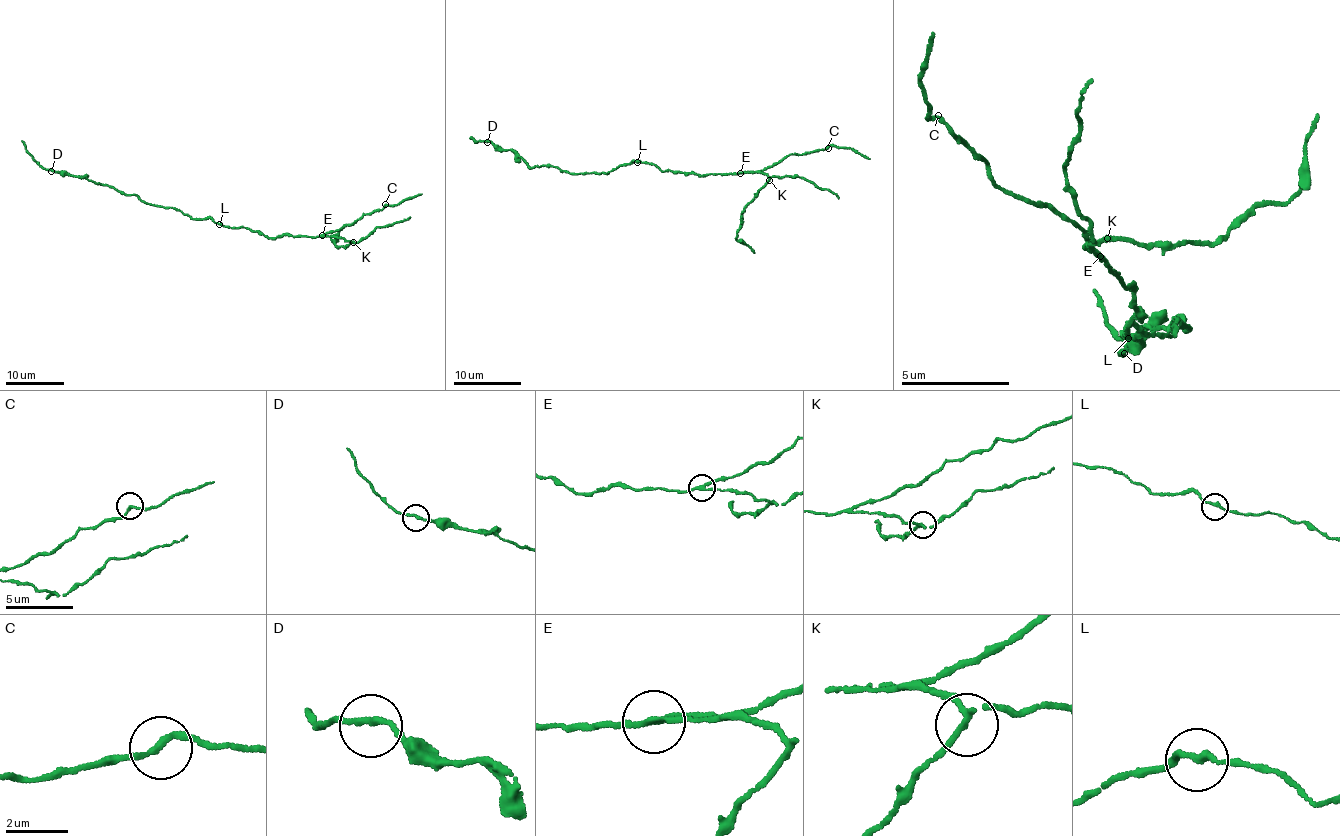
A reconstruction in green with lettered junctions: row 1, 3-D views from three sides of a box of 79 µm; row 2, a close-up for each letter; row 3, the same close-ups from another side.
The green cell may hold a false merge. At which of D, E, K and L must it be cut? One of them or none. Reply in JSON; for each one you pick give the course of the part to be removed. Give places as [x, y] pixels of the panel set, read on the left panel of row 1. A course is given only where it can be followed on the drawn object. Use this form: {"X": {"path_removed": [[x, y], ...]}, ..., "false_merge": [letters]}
{"E": {"path_removed": [[322, 236], [339, 230], [364, 214], [422, 194]]}, "false_merge": ["E"]}

